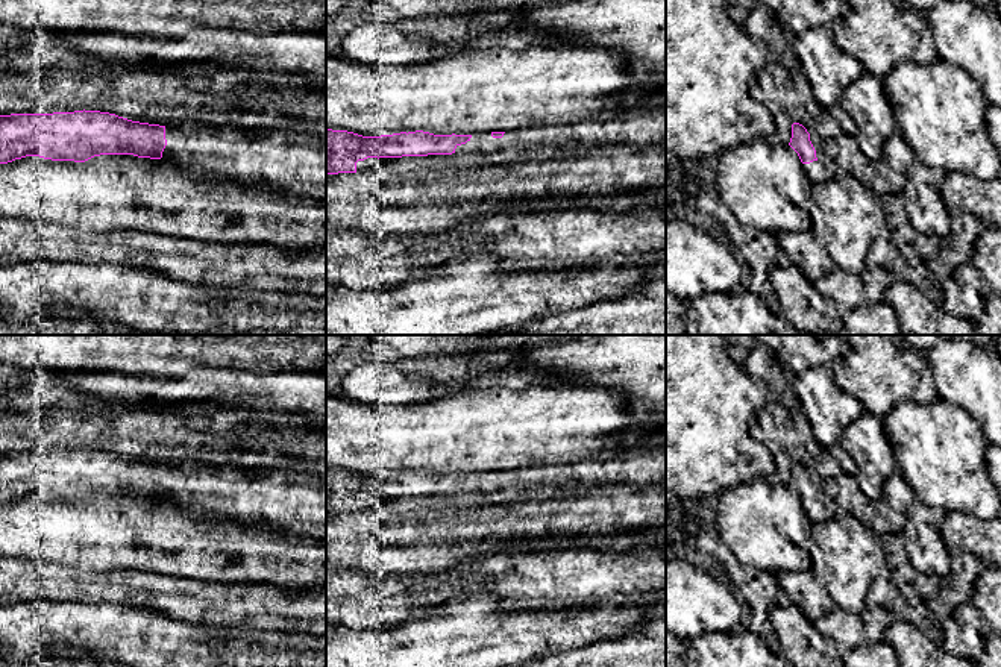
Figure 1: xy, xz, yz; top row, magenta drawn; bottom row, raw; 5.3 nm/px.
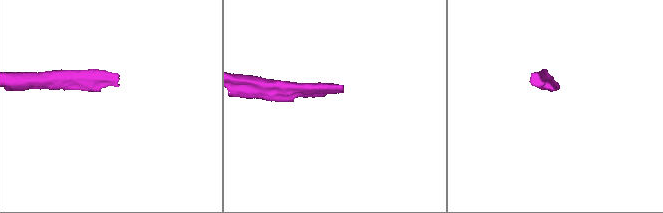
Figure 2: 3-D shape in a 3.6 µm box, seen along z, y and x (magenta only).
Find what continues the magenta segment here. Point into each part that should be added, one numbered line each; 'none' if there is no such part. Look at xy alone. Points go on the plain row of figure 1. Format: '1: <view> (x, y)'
1: xy (278, 501)

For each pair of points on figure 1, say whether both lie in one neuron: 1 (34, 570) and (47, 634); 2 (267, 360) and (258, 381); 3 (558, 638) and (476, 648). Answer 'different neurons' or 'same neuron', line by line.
1: different neurons
2: different neurons
3: same neuron

